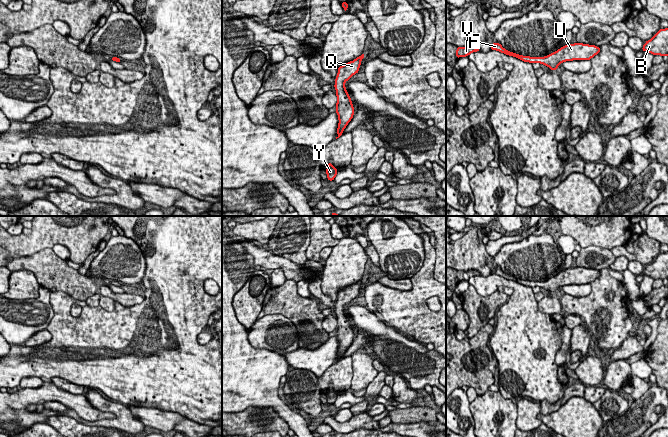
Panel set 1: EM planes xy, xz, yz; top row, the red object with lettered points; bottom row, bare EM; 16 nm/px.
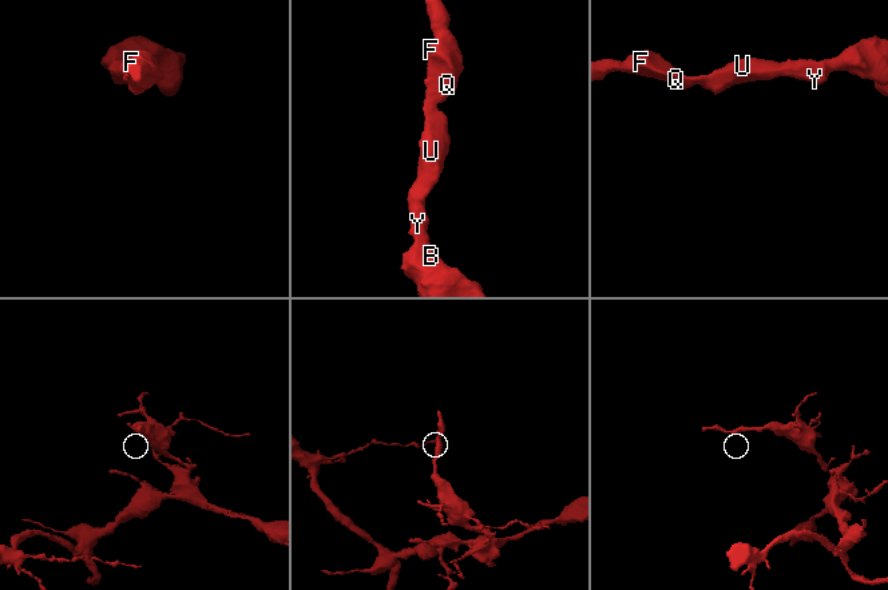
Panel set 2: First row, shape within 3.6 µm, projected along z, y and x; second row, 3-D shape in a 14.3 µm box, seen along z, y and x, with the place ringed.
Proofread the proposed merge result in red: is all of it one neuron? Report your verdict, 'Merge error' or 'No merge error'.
No merge error

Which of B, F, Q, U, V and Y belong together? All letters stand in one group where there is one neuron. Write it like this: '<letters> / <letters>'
B F Q U V Y

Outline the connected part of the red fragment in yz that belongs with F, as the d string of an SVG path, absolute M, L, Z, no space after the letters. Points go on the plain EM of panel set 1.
M492 267L491 274L497 274L506 279L516 281L524 286L530 286L532 288L539 286L540 288L548 290L551 294L556 294L558 289L565 285L590 284L600 276L600 271L582 267L568 268L545 281L529 281L515 278L504 273L500 267Z

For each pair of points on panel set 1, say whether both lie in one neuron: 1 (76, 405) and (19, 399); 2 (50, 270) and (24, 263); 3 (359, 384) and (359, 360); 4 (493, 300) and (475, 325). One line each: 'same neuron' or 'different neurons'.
1: same neuron
2: same neuron
3: same neuron
4: same neuron

